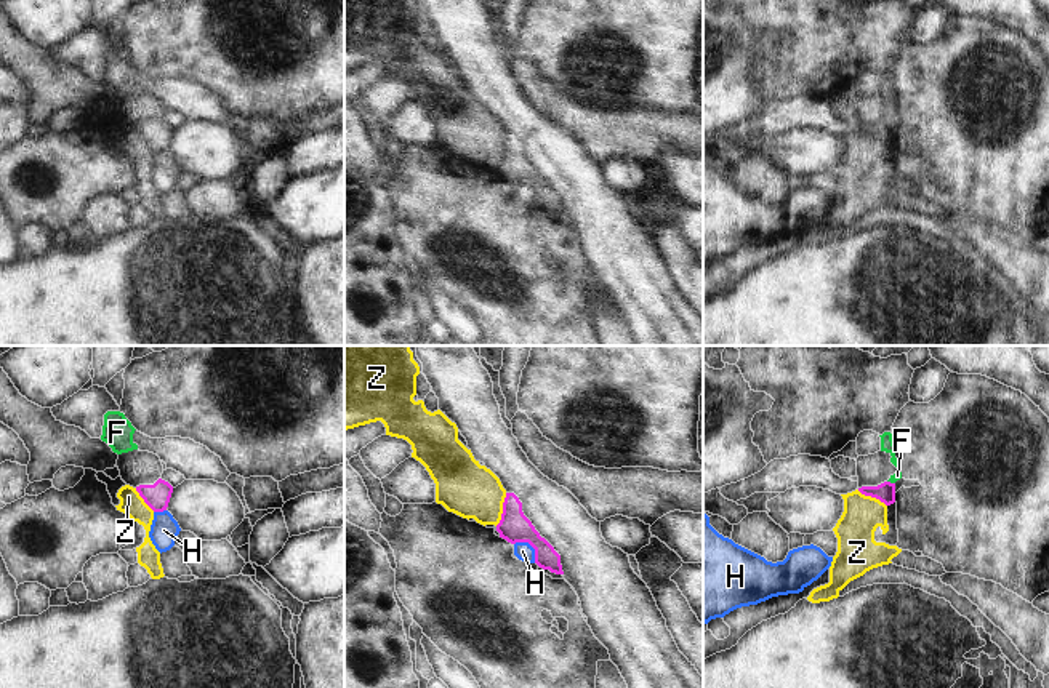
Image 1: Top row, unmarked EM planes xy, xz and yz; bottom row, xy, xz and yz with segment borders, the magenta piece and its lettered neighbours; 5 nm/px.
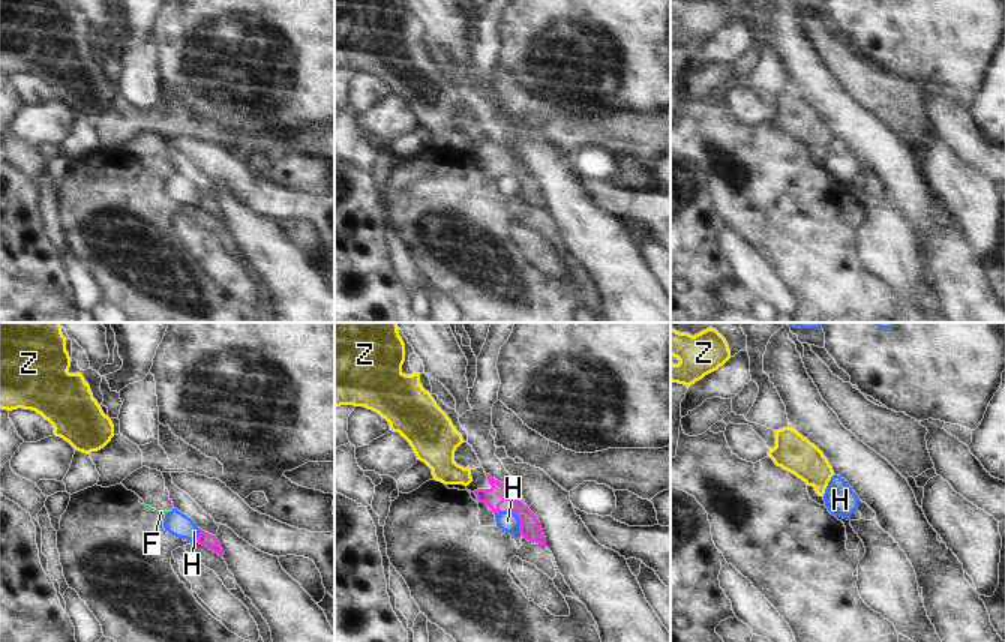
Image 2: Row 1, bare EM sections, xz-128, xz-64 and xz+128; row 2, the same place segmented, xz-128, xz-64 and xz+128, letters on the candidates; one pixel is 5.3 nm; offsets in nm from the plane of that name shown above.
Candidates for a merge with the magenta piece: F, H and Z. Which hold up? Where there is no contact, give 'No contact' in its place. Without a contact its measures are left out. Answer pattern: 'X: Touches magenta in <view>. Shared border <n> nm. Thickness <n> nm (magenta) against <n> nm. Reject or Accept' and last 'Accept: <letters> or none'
F: Touches magenta in yz. Shared border 40 nm. Thickness 100 nm (magenta) against 40 nm. Accept
H: Touches magenta in xz. Shared border 150 nm. Thickness 160 nm (magenta) against 90 nm. Reject
Z: Touches magenta in xz. Shared border 180 nm. Thickness 160 nm (magenta) against 280 nm. Reject
Accept: F

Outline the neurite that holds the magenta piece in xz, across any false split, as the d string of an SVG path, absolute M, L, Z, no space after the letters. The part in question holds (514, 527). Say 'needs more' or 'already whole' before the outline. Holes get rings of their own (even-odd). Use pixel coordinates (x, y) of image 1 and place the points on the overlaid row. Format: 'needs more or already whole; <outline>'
already whole; M506 493L501 520L496 525L500 538L511 544L529 542L535 549L535 563L556 574L564 574L561 555L540 536L532 522L522 512L522 502L514 493Z

